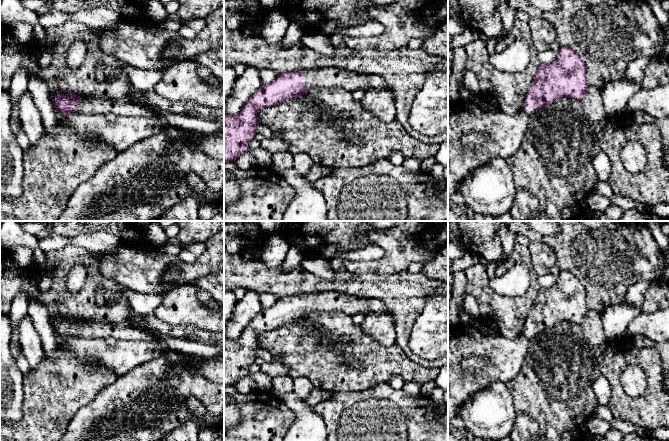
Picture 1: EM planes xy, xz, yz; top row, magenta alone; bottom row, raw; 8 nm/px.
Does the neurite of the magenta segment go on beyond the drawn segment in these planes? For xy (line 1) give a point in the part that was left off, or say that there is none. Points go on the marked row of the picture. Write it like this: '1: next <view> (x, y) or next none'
1: next xy (124, 107)

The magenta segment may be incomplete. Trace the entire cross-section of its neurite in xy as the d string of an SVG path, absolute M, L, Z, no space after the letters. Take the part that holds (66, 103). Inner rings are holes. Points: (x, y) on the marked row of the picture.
M57 92L52 99L54 107L62 115L75 112L79 114L103 115L112 113L116 117L142 117L158 118L162 121L162 131L165 132L171 142L180 141L185 136L184 130L177 129L165 118L147 109L141 103L126 98L121 99L101 99L101 98L81 98L74 93L62 94Z

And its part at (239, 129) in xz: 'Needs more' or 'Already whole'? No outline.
Needs more

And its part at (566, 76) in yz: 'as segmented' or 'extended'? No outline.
extended

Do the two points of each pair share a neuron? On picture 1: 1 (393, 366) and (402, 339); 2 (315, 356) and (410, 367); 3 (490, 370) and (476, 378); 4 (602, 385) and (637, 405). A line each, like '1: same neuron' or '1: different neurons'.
1: different neurons
2: same neuron
3: same neuron
4: different neurons

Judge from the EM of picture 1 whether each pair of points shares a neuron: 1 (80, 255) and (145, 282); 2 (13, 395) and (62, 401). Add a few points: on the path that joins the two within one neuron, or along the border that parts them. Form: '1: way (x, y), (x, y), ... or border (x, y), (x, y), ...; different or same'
1: border (89, 252), (97, 257), (99, 272), (115, 280); different
2: border (24, 376), (22, 381), (22, 417), (20, 419); different

